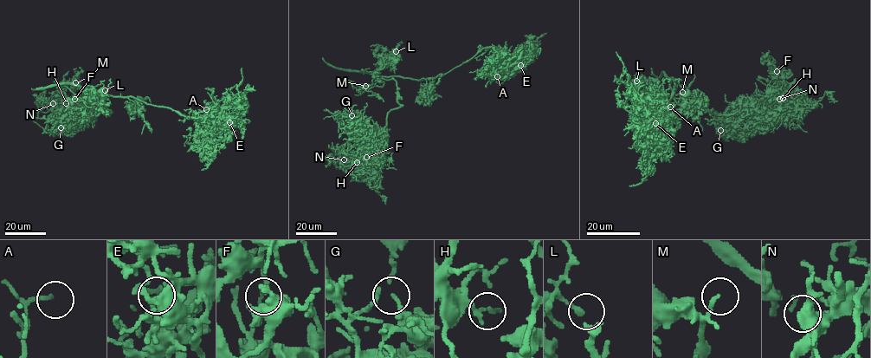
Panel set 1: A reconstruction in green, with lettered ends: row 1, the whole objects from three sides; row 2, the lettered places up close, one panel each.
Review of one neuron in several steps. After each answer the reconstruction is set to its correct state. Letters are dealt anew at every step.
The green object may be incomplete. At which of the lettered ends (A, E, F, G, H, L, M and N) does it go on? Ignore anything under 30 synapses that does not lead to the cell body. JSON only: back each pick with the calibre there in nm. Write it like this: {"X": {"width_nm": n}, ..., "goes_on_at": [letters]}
{"goes_on_at": []}

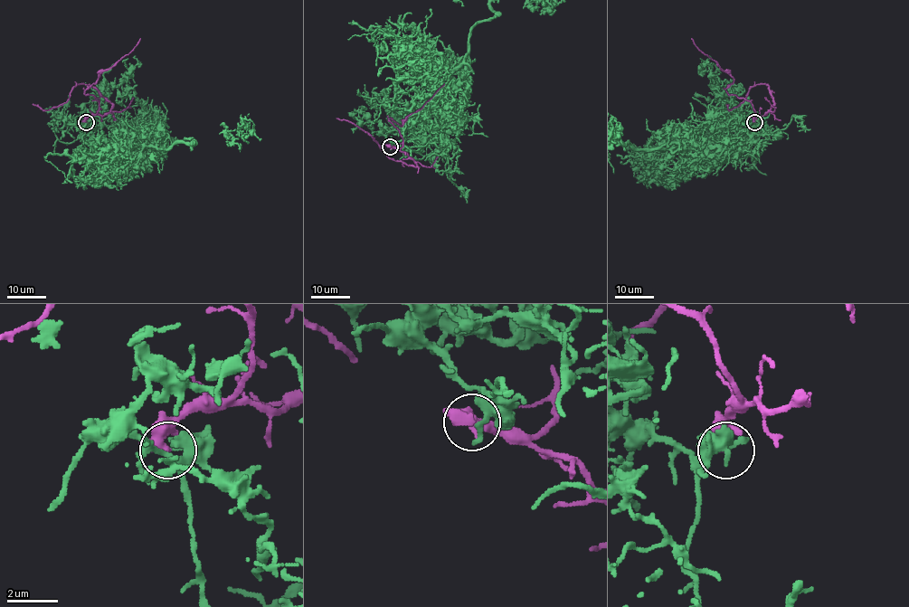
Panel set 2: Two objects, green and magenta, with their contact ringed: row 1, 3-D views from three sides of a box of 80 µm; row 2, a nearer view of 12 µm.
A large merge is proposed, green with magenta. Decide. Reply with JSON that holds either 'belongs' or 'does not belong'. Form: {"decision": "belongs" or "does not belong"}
{"decision": "does not belong"}

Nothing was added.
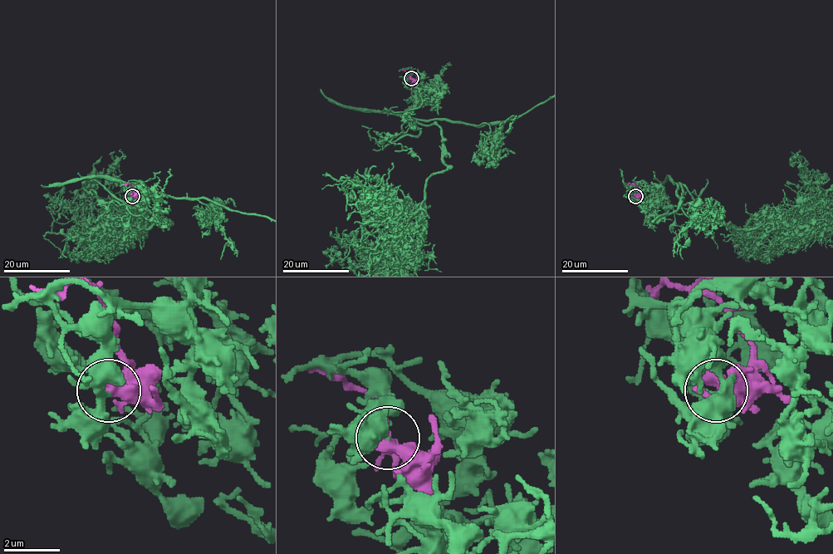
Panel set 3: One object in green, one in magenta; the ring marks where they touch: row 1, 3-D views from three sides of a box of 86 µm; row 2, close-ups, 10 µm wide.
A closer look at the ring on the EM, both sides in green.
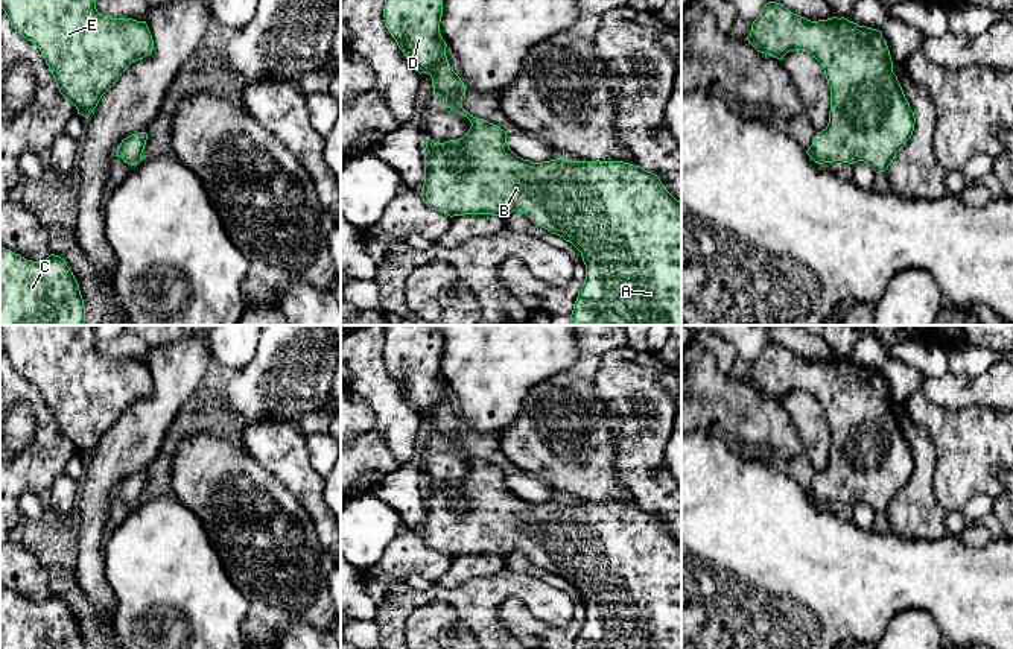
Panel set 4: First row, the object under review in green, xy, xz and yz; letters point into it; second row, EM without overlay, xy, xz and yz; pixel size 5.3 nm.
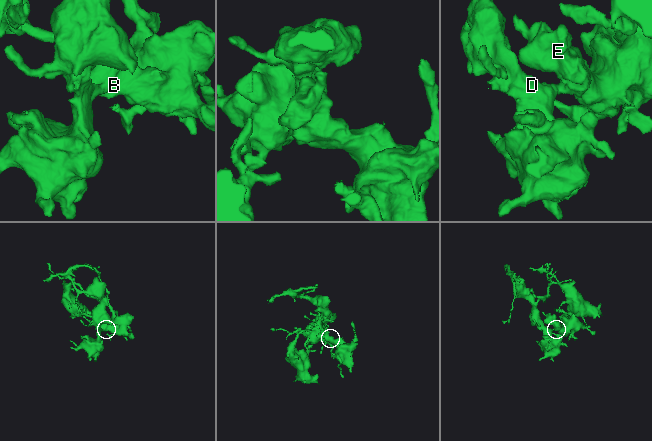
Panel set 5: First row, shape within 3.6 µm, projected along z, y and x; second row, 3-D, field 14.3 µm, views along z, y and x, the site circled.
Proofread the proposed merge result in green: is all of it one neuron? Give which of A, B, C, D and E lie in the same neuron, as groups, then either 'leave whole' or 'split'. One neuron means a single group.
A B C D E | leave whole

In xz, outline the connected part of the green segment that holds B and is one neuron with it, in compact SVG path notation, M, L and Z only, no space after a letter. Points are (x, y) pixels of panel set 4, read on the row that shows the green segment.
M385 0L383 8L383 18L385 26L395 40L399 49L405 53L409 65L421 73L427 73L432 78L433 94L441 96L446 108L452 108L456 112L467 117L472 123L468 132L458 138L449 140L444 143L433 143L430 138L426 138L424 147L424 184L421 190L423 201L432 208L440 213L444 213L450 217L453 216L464 216L464 214L491 214L491 216L502 216L506 217L513 211L522 211L526 214L535 225L551 231L563 237L566 242L570 242L583 257L586 264L586 280L578 292L573 310L572 310L572 321L570 325L681 325L681 202L677 201L662 184L660 178L642 169L640 166L628 164L624 161L573 161L566 157L543 161L543 163L532 163L529 160L523 160L517 157L506 143L506 132L500 129L497 125L490 123L484 119L476 119L470 116L462 108L462 96L465 93L465 85L450 67L447 56L446 56L446 41L440 33L440 23L443 17L443 0Z

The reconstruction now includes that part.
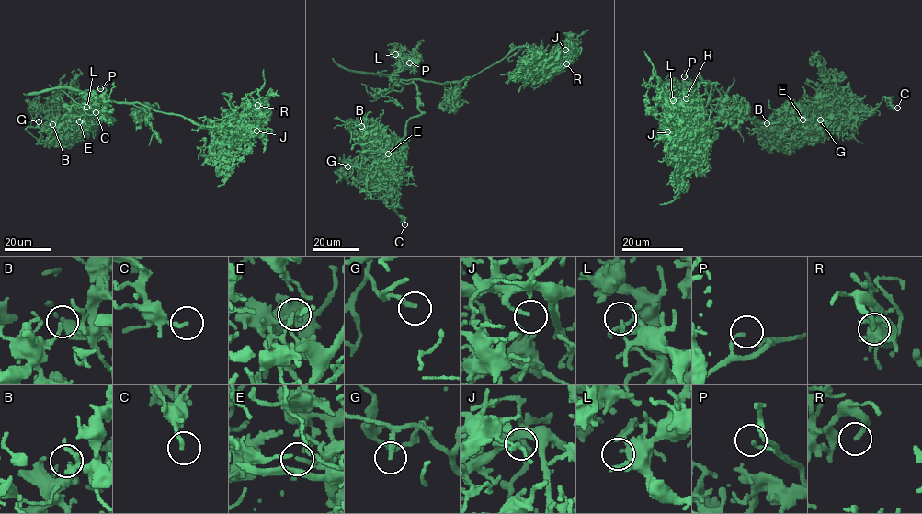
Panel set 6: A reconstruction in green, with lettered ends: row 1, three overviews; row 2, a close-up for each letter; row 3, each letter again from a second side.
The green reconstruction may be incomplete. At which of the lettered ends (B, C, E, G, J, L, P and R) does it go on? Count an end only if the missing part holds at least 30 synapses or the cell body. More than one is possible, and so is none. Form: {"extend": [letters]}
{"extend": ["L", "R"]}

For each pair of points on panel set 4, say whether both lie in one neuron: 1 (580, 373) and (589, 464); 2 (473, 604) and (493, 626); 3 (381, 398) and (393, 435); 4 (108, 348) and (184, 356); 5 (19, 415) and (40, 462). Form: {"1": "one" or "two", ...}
{"1": "one", "2": "one", "3": "one", "4": "two", "5": "two"}

